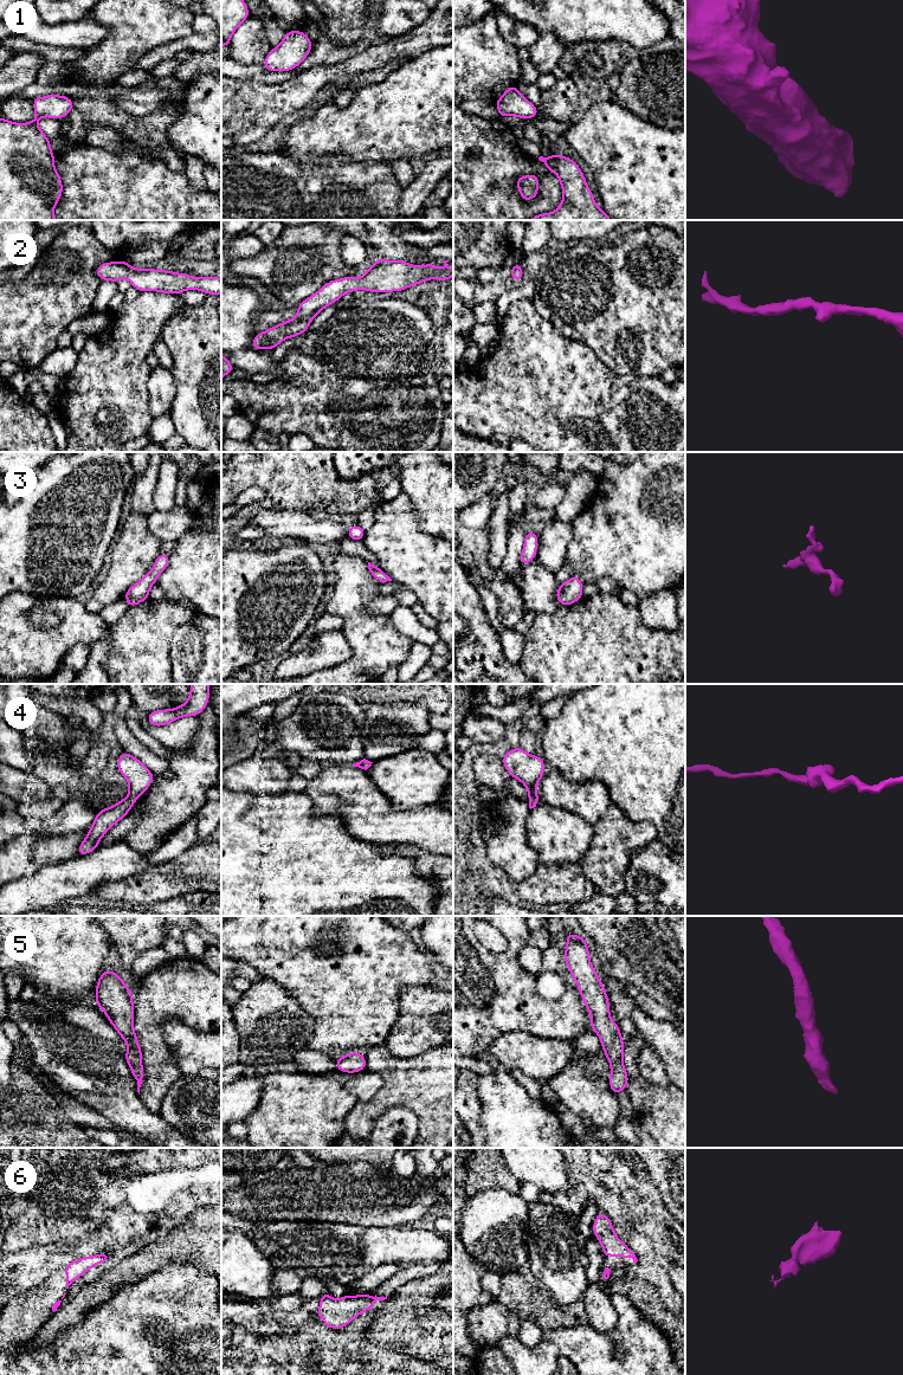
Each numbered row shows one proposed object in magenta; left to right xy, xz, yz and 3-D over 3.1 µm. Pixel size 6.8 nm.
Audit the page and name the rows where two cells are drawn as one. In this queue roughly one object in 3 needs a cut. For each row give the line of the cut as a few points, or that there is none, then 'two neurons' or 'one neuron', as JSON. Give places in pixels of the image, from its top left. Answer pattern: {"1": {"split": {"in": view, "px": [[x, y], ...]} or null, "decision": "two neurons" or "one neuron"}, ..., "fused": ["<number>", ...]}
{"1": {"split": null, "decision": "one neuron"}, "2": {"split": null, "decision": "one neuron"}, "3": {"split": null, "decision": "one neuron"}, "4": {"split": null, "decision": "one neuron"}, "5": {"split": null, "decision": "one neuron"}, "6": {"split": null, "decision": "one neuron"}, "fused": []}

